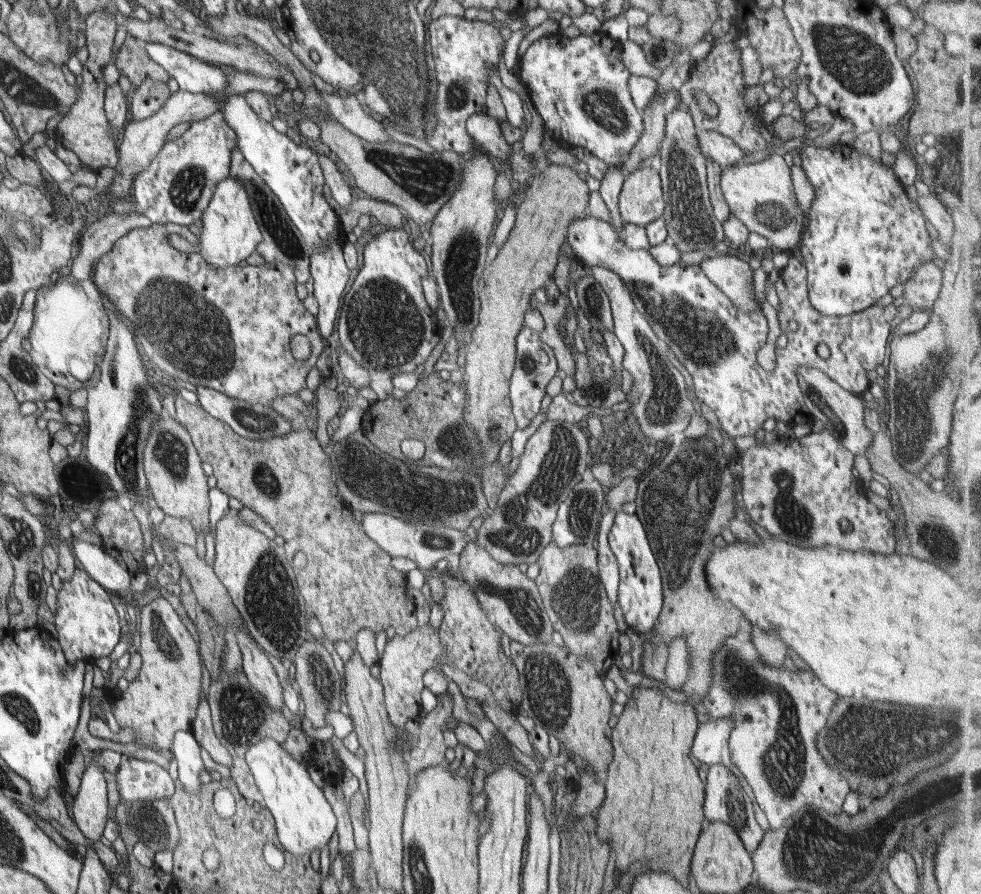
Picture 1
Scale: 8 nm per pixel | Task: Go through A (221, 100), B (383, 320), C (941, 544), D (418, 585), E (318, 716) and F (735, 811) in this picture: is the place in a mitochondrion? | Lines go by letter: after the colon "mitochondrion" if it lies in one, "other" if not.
A: other
B: mitochondrion
C: mitochondrion
D: other
E: other
F: mitochondrion

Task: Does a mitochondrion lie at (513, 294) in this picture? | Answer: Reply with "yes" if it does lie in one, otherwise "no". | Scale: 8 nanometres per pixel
no

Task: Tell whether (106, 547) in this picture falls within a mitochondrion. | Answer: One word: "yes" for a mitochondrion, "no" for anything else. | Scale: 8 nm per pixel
no

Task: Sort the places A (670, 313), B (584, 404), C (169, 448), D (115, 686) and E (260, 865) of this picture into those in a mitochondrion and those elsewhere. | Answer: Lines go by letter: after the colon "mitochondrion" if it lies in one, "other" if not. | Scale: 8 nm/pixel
A: mitochondrion
B: other
C: mitochondrion
D: other
E: other

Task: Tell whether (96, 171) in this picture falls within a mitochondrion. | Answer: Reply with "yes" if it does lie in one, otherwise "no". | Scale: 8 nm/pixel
no

